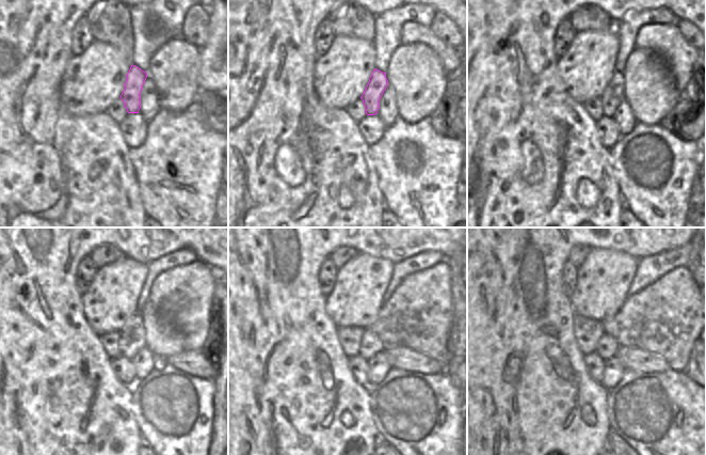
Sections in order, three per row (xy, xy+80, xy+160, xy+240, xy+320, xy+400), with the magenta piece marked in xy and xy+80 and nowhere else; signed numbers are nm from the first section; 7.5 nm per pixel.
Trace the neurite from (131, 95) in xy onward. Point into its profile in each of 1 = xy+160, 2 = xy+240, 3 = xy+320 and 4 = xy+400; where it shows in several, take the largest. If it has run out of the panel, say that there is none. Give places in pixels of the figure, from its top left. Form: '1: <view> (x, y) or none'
1: xy+160 (614, 93)
2: xy+240 (132, 335)
3: xy+320 (370, 344)
4: xy+400 (607, 347)

